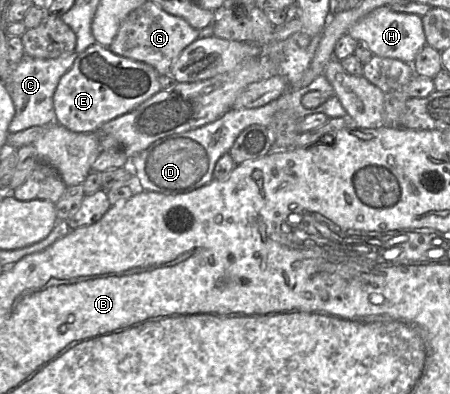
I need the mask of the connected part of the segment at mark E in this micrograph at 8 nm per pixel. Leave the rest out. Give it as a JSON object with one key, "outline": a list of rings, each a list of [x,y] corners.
{"outline":[[[97,43],[79,54],[72,67],[61,77],[53,95],[55,122],[75,133],[98,132],[102,125],[126,114],[161,91],[160,75],[150,65],[111,52]]]}

